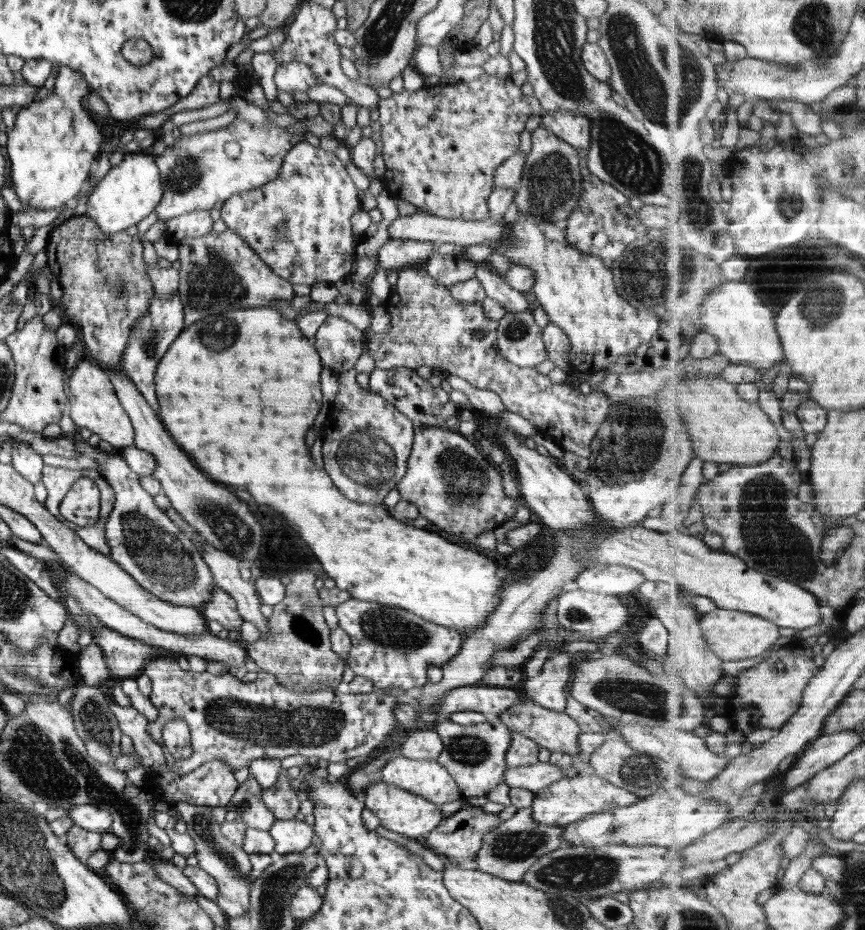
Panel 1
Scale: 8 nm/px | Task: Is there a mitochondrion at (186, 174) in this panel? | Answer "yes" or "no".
yes

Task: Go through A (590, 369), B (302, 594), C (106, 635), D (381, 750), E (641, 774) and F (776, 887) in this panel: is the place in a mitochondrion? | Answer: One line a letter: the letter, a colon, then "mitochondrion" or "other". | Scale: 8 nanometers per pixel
A: other
B: mitochondrion
C: other
D: other
E: mitochondrion
F: other

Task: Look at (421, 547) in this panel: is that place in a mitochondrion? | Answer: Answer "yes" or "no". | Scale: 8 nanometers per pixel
no

